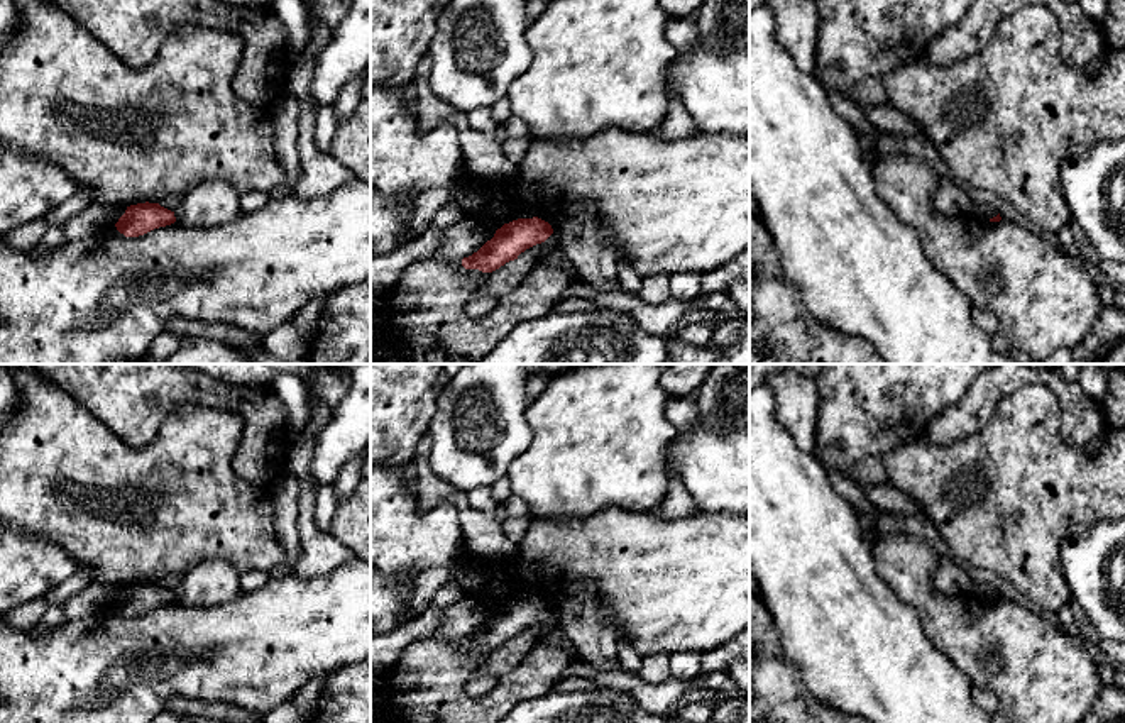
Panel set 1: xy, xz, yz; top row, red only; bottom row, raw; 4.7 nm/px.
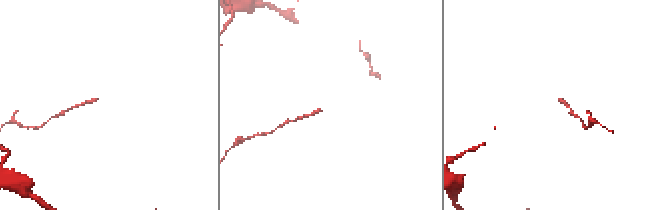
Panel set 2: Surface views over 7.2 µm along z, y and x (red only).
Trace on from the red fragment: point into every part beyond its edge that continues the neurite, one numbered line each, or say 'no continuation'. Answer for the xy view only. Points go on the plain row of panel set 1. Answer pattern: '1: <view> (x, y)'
no continuation

